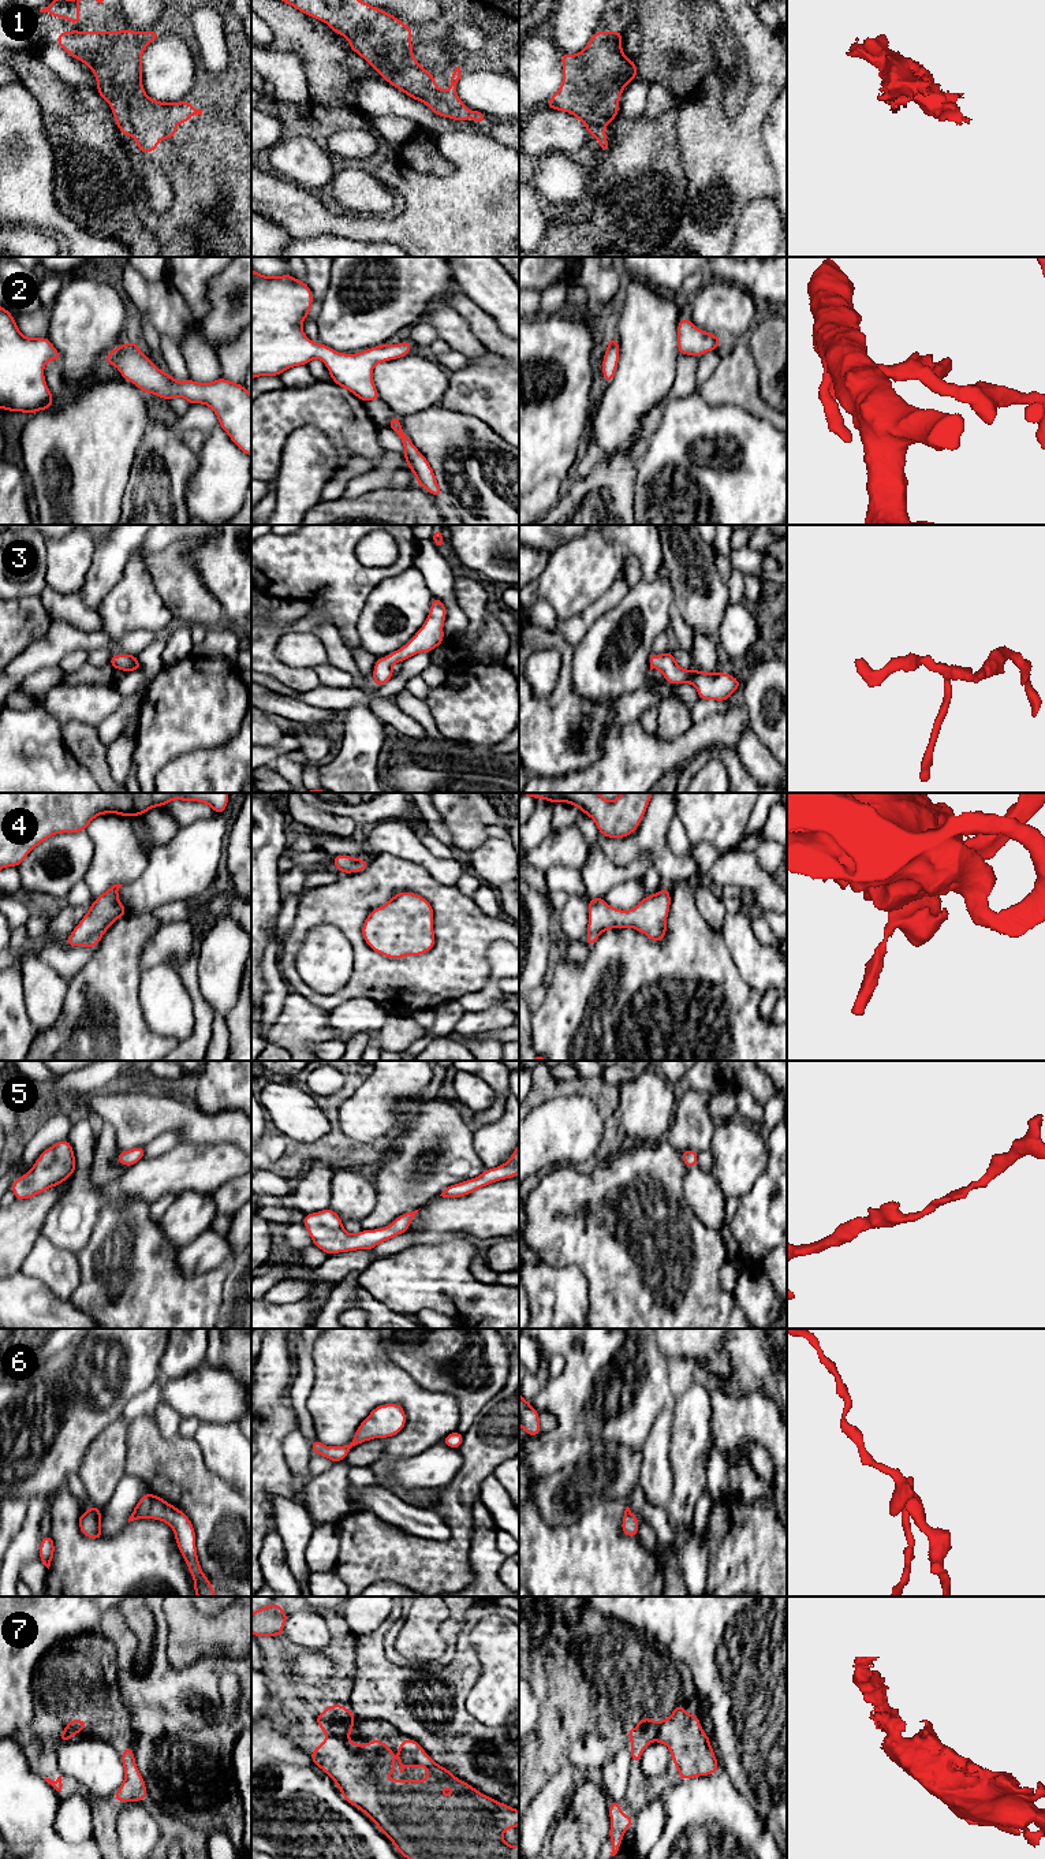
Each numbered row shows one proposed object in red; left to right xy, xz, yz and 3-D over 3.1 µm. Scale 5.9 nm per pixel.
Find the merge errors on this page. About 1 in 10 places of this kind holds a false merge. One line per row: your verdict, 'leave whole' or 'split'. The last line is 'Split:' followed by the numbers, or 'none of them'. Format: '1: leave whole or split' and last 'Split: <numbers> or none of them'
1: leave whole
2: leave whole
3: leave whole
4: leave whole
5: leave whole
6: leave whole
7: leave whole
Split: none of them

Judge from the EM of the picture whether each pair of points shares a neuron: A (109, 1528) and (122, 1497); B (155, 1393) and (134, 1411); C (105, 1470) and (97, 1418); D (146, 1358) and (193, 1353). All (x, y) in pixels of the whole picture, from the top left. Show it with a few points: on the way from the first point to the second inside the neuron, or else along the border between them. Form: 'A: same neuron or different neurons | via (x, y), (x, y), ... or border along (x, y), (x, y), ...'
A: same neuron | via (112, 1520), (120, 1505)
B: same neuron | via (149, 1399), (140, 1405)
C: different neurons | border along (122, 1415), (100, 1433), (88, 1446), (82, 1459)
D: different neurons | border along (168, 1342), (161, 1358), (161, 1375)

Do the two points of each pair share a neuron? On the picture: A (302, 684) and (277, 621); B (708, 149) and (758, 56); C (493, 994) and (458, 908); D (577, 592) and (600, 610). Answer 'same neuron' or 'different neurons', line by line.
A: same neuron
B: same neuron
C: different neurons
D: different neurons

